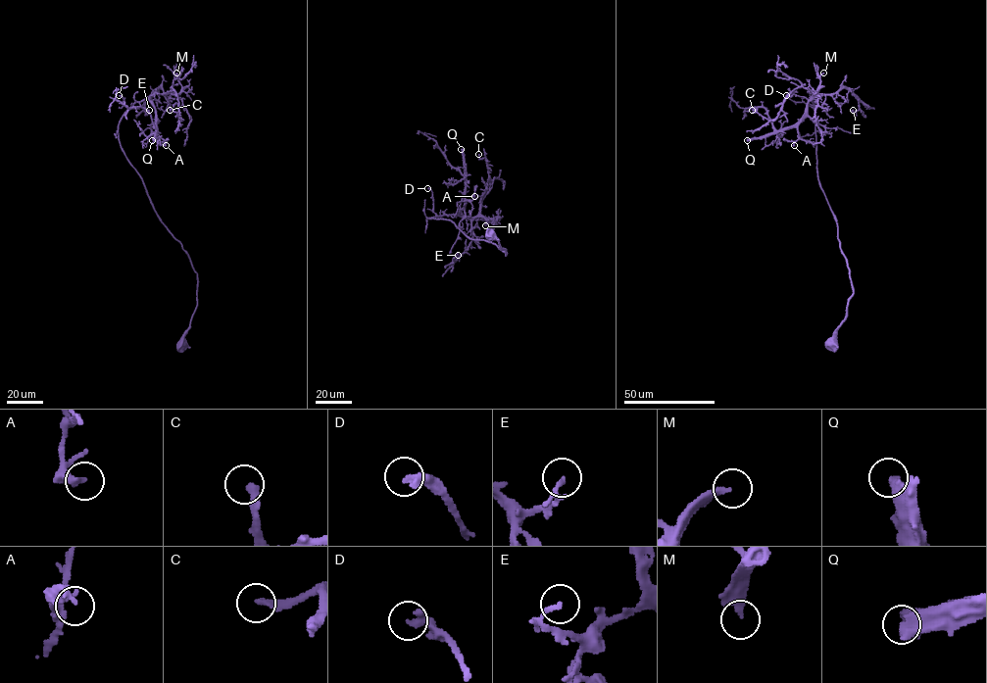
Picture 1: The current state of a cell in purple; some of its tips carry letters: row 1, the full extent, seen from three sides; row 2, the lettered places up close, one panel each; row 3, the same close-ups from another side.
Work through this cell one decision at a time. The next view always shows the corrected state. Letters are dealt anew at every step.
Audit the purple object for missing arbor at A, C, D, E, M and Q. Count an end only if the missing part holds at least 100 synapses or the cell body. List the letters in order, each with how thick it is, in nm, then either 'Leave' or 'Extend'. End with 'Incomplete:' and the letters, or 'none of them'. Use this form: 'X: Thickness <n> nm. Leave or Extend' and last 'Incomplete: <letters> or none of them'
A: Thickness 260 nm. Leave
C: Thickness 240 nm. Leave
D: Thickness 340 nm. Leave
E: Thickness 90 nm. Leave
M: Thickness 280 nm. Extend
Q: Thickness 500 nm. Extend
Incomplete: M, Q

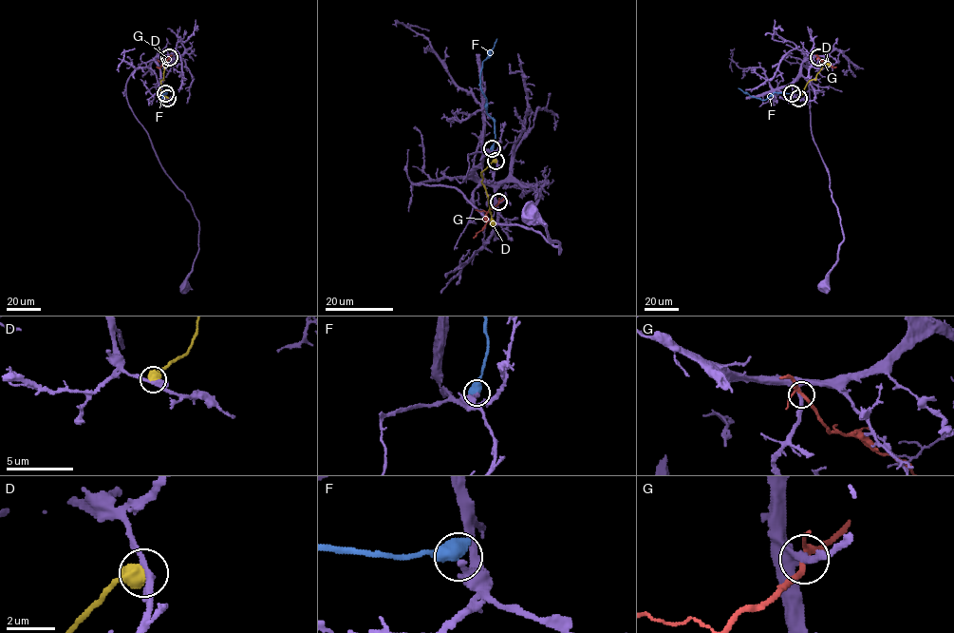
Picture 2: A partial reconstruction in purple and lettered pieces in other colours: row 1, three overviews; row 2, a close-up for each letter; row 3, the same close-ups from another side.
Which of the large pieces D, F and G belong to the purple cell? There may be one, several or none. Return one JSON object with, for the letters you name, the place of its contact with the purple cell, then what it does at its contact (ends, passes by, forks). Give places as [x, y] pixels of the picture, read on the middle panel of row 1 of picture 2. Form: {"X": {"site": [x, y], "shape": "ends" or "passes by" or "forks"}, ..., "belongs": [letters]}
{"belongs": []}

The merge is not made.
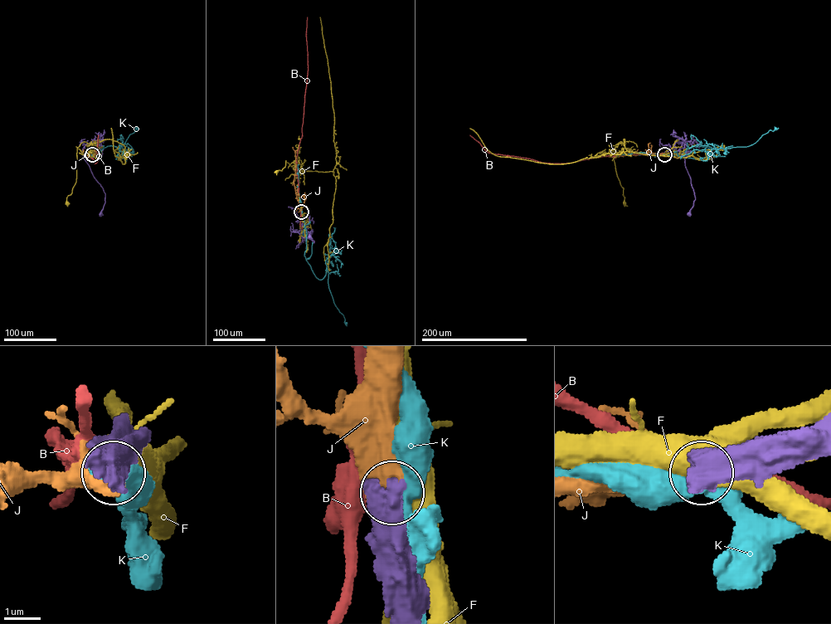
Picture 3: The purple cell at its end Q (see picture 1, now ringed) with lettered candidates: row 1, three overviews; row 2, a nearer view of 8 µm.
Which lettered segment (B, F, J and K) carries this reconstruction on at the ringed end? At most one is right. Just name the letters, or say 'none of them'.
J

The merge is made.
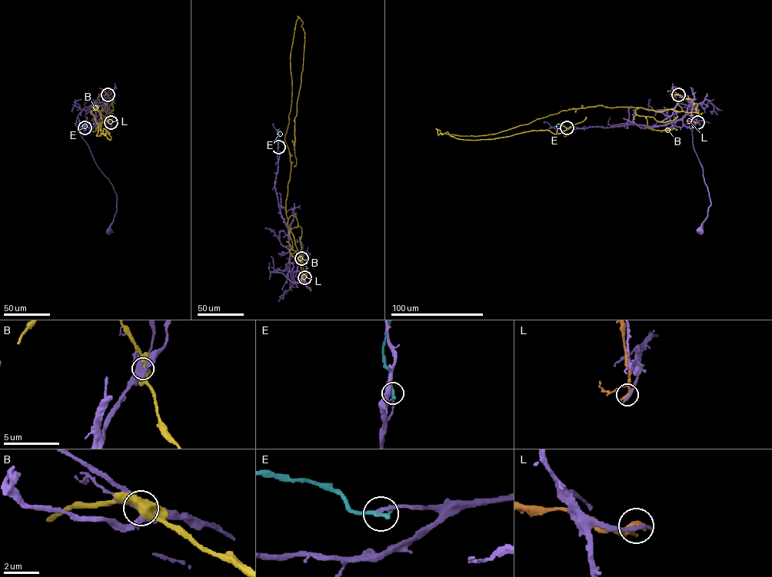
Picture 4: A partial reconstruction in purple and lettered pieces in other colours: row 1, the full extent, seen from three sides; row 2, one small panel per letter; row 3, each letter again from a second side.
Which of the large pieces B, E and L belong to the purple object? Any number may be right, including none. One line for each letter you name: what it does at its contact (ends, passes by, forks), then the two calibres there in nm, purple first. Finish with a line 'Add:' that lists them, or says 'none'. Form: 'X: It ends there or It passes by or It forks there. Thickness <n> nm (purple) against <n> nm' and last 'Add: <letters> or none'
Add: none

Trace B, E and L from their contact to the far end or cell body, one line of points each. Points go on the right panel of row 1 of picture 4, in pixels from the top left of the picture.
B: (678, 94), (698, 112), (597, 105), (490, 134), (437, 133), (472, 140), (560, 134), (587, 117)
E: (567, 127), (554, 126)
L: (697, 122), (687, 121)

